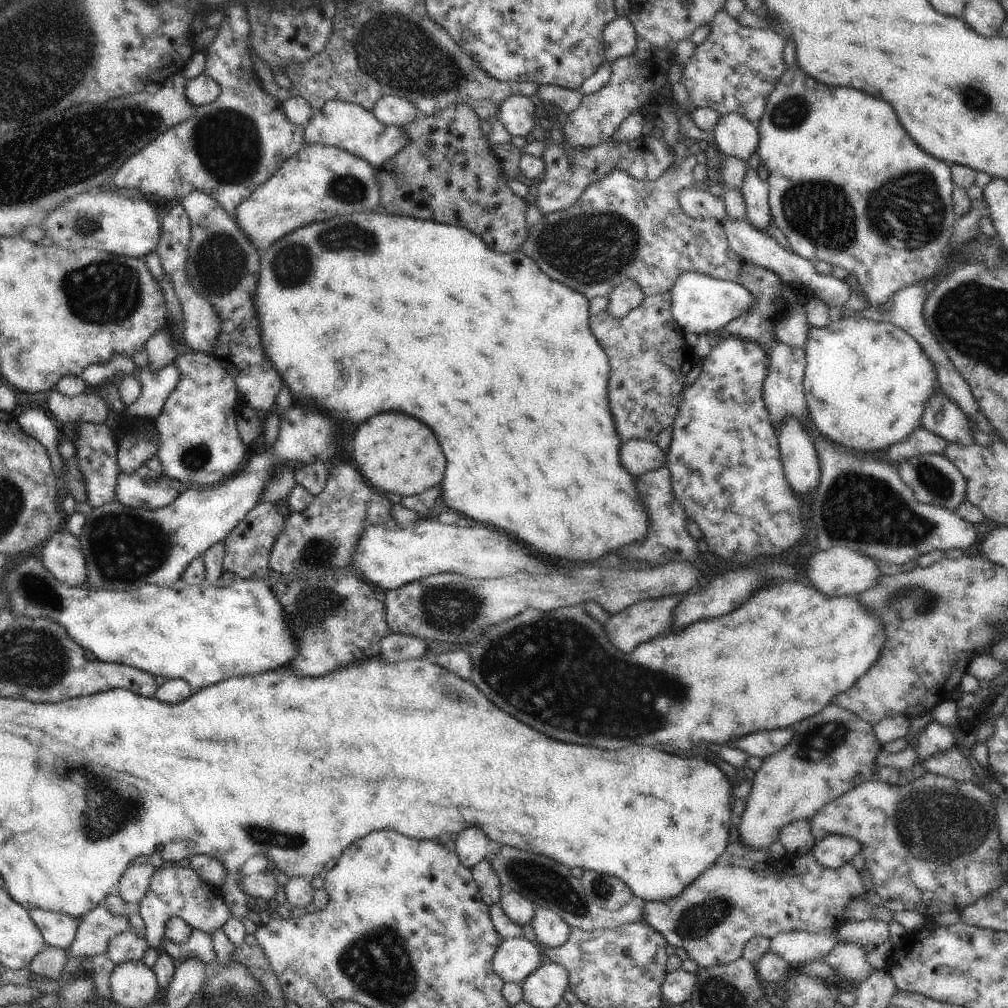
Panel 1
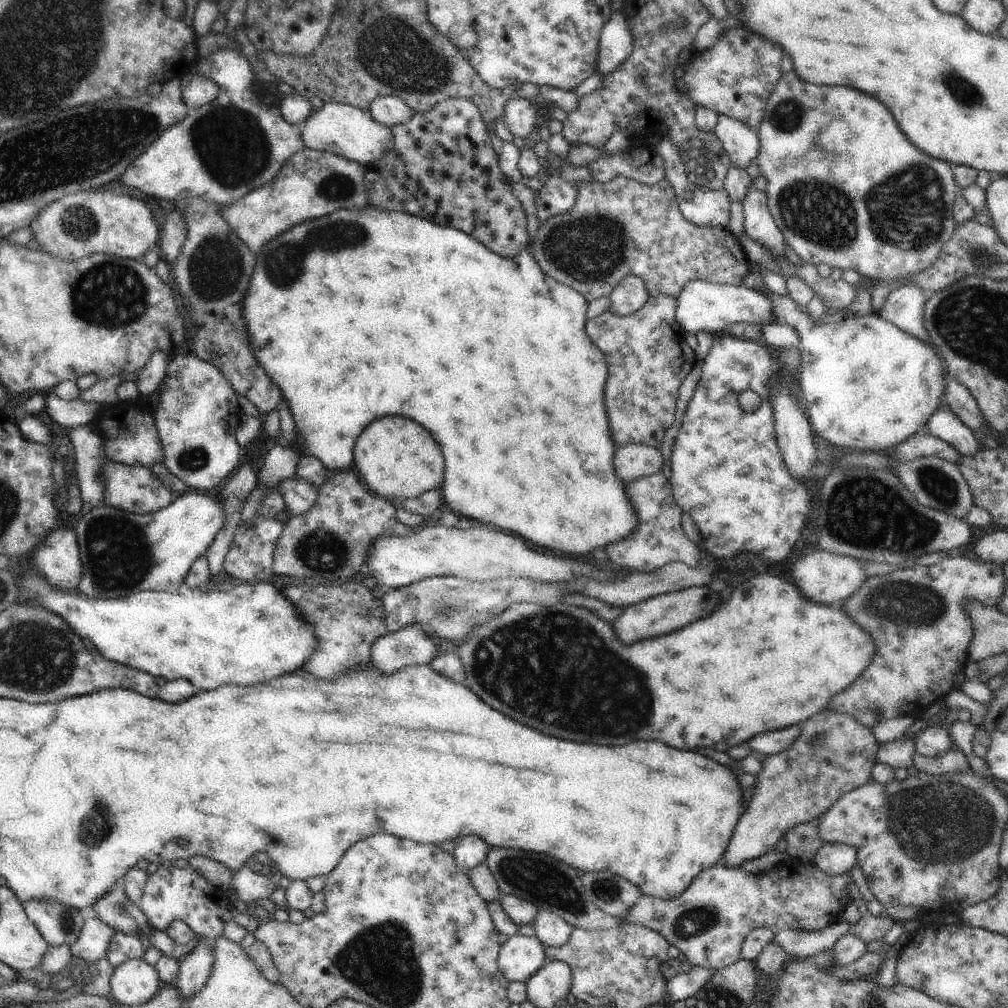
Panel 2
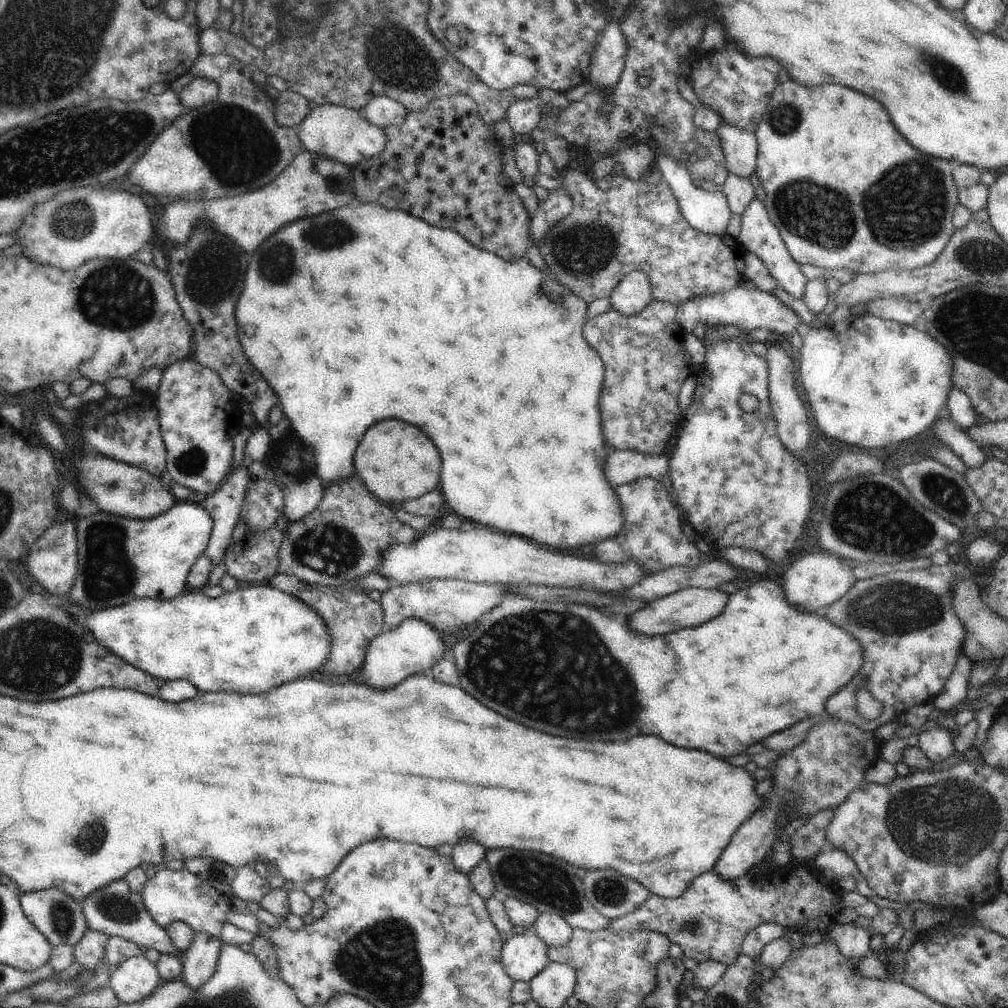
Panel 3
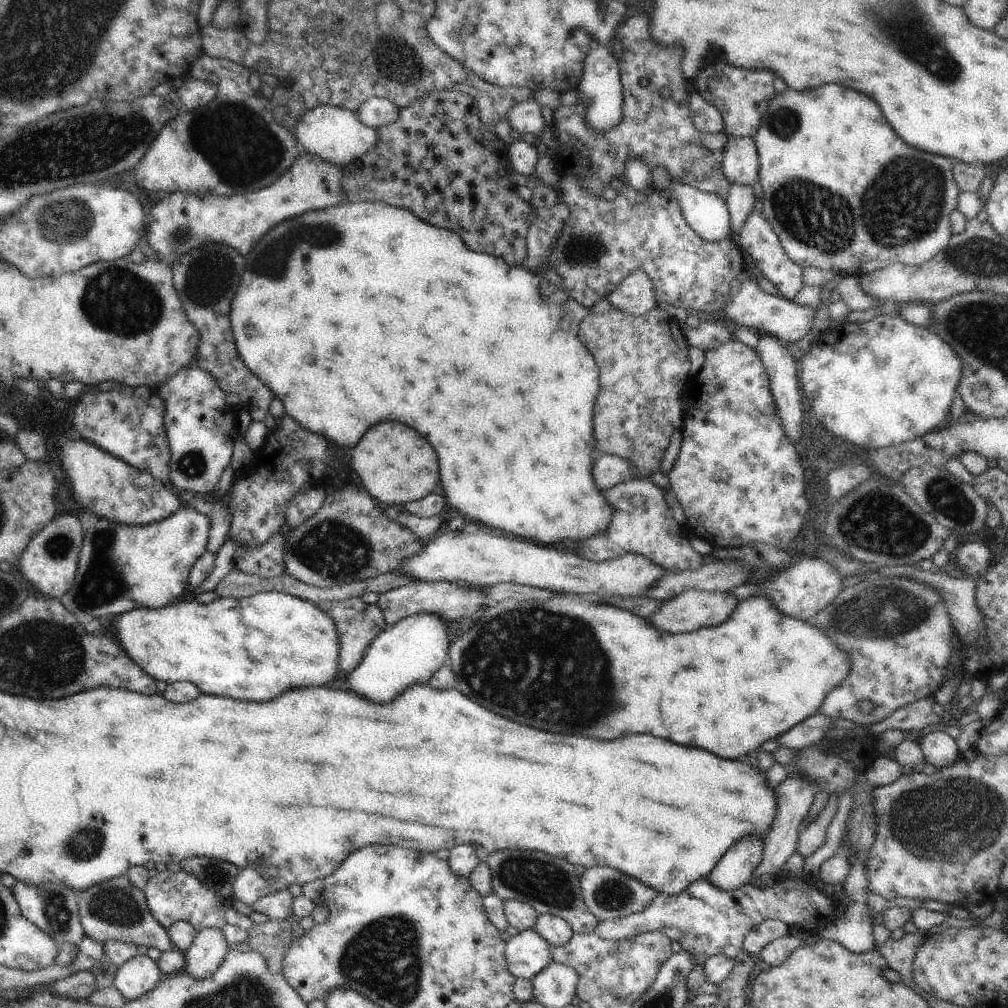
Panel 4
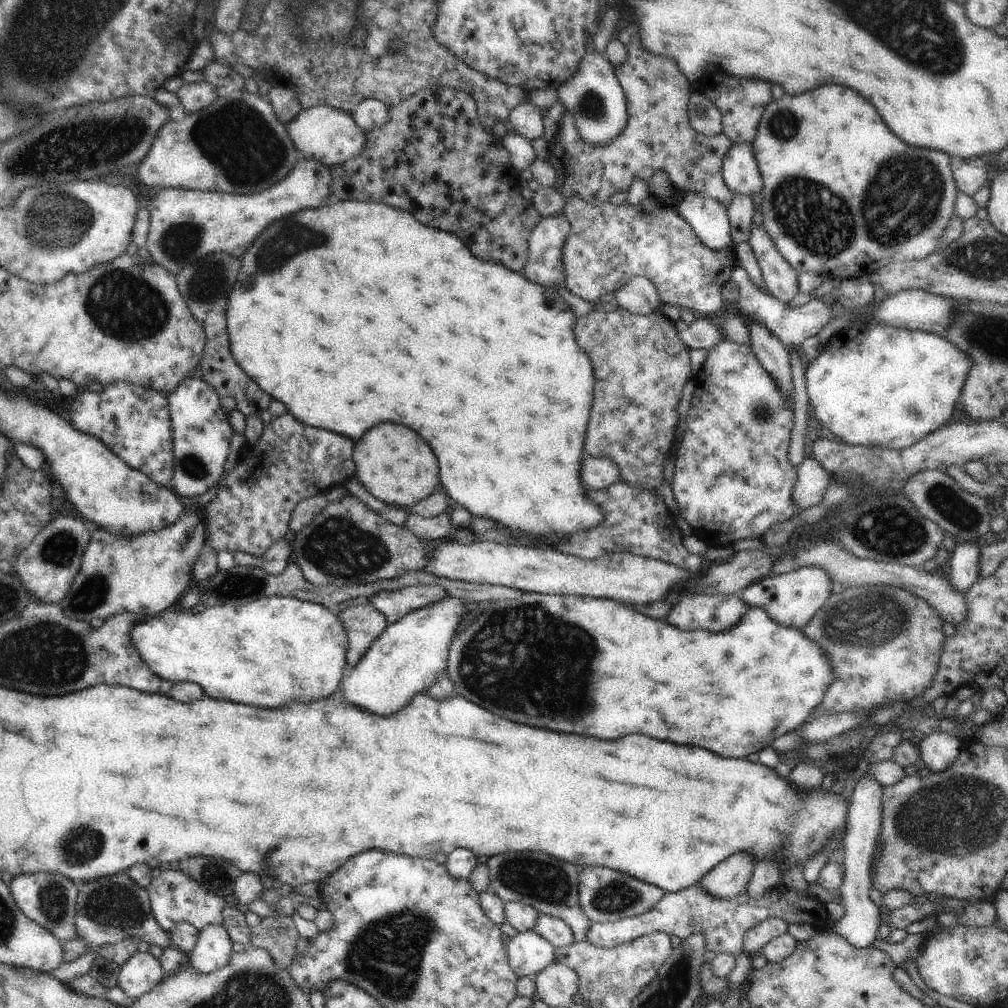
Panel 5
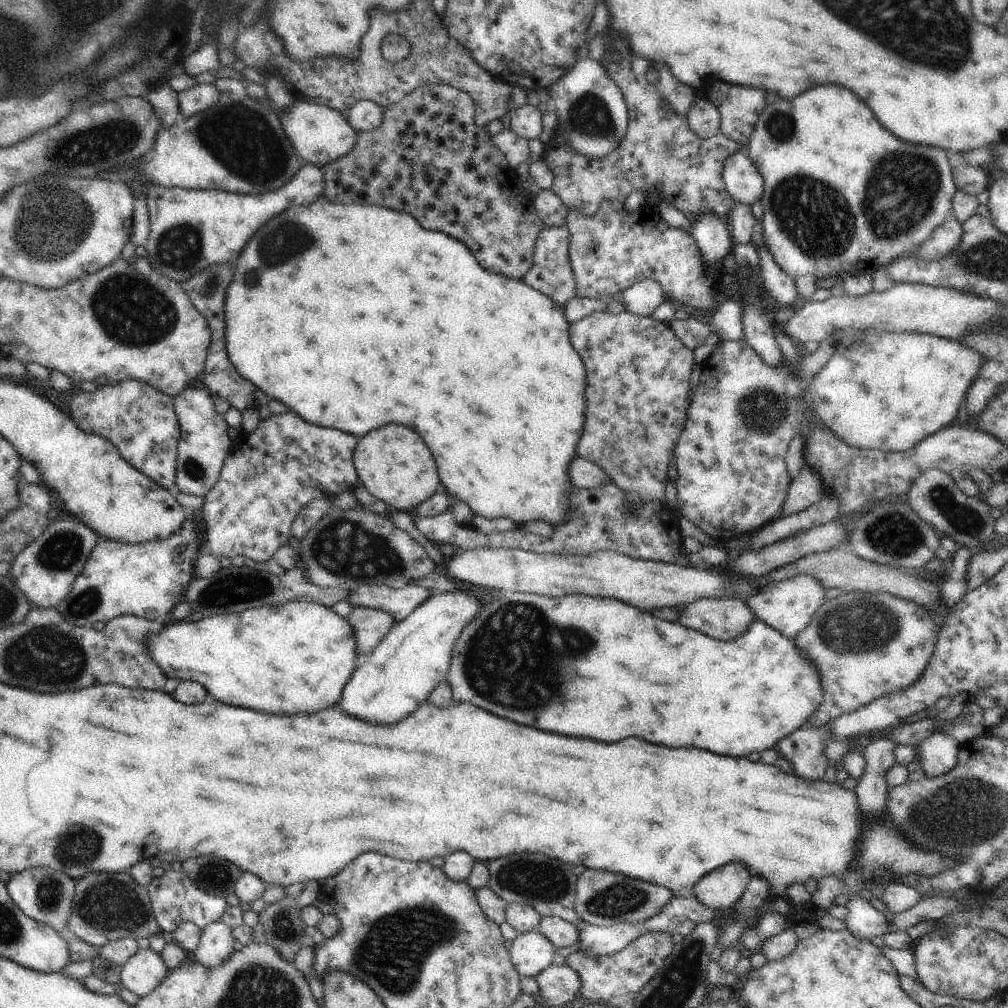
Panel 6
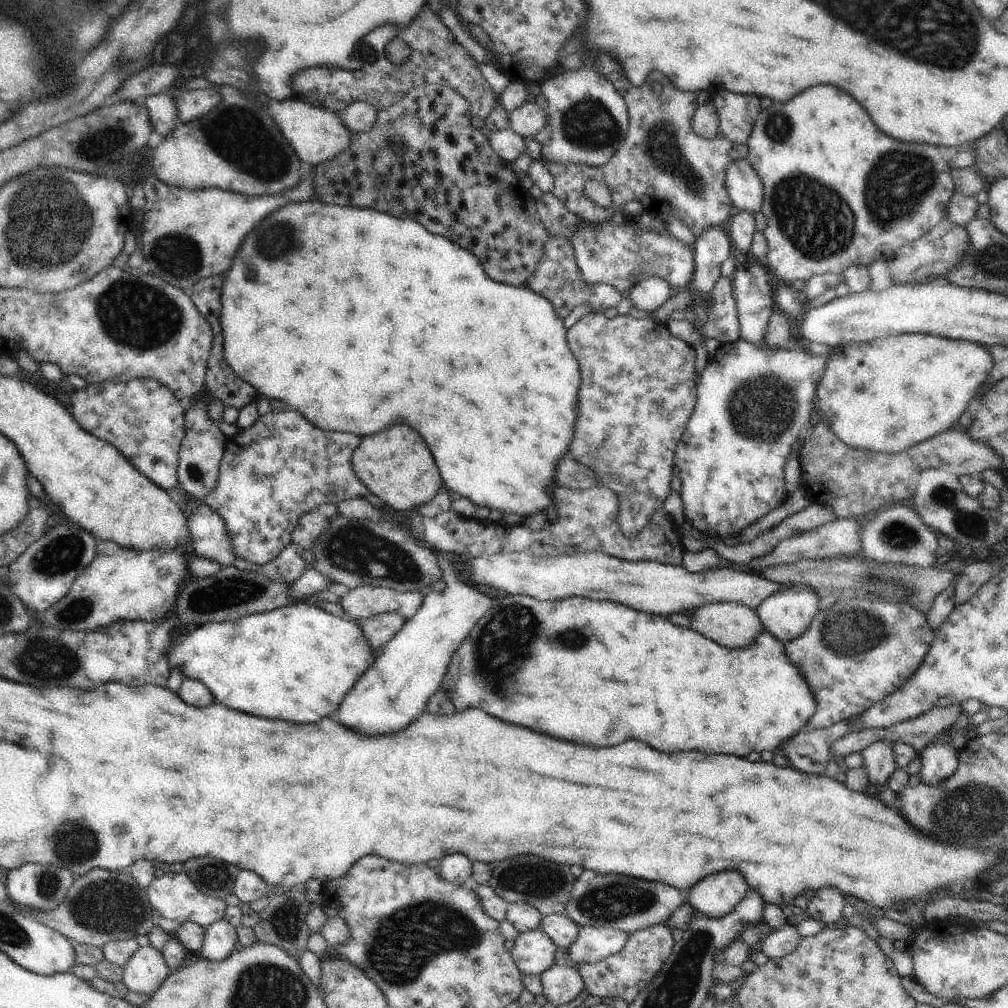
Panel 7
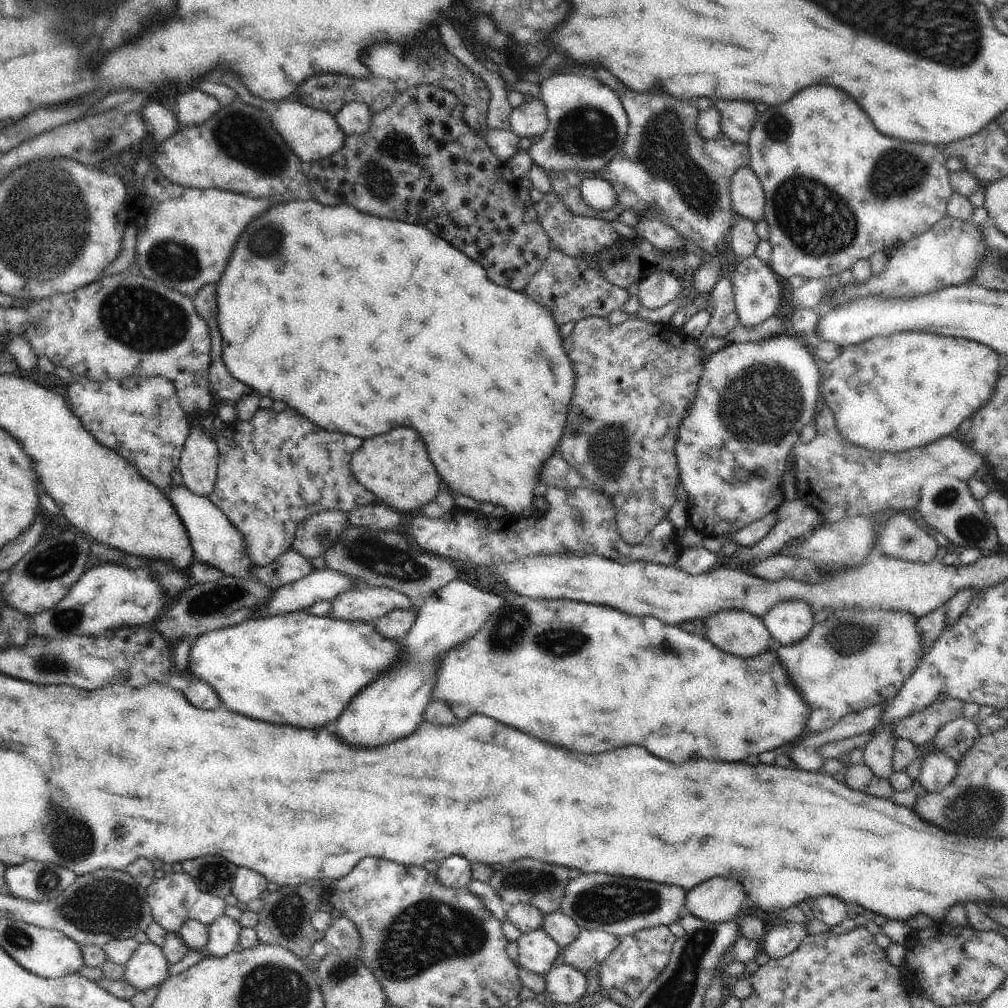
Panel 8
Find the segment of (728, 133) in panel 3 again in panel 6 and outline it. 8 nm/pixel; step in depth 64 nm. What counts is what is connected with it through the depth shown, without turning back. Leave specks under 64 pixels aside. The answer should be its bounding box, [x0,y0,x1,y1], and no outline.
[722,148,764,206]

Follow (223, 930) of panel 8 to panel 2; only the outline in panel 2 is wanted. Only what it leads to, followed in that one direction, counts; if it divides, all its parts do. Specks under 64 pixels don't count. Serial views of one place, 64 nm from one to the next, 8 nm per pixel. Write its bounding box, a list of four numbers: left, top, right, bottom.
[173,937,216,998]

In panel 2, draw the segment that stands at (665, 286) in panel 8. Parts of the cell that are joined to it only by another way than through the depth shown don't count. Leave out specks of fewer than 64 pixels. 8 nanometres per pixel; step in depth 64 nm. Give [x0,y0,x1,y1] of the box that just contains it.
[609,274,650,316]

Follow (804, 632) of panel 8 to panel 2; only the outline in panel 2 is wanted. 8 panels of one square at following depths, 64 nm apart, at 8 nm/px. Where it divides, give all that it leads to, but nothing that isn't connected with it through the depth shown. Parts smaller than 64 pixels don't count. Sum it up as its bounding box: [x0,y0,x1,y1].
[789,550,869,604]

